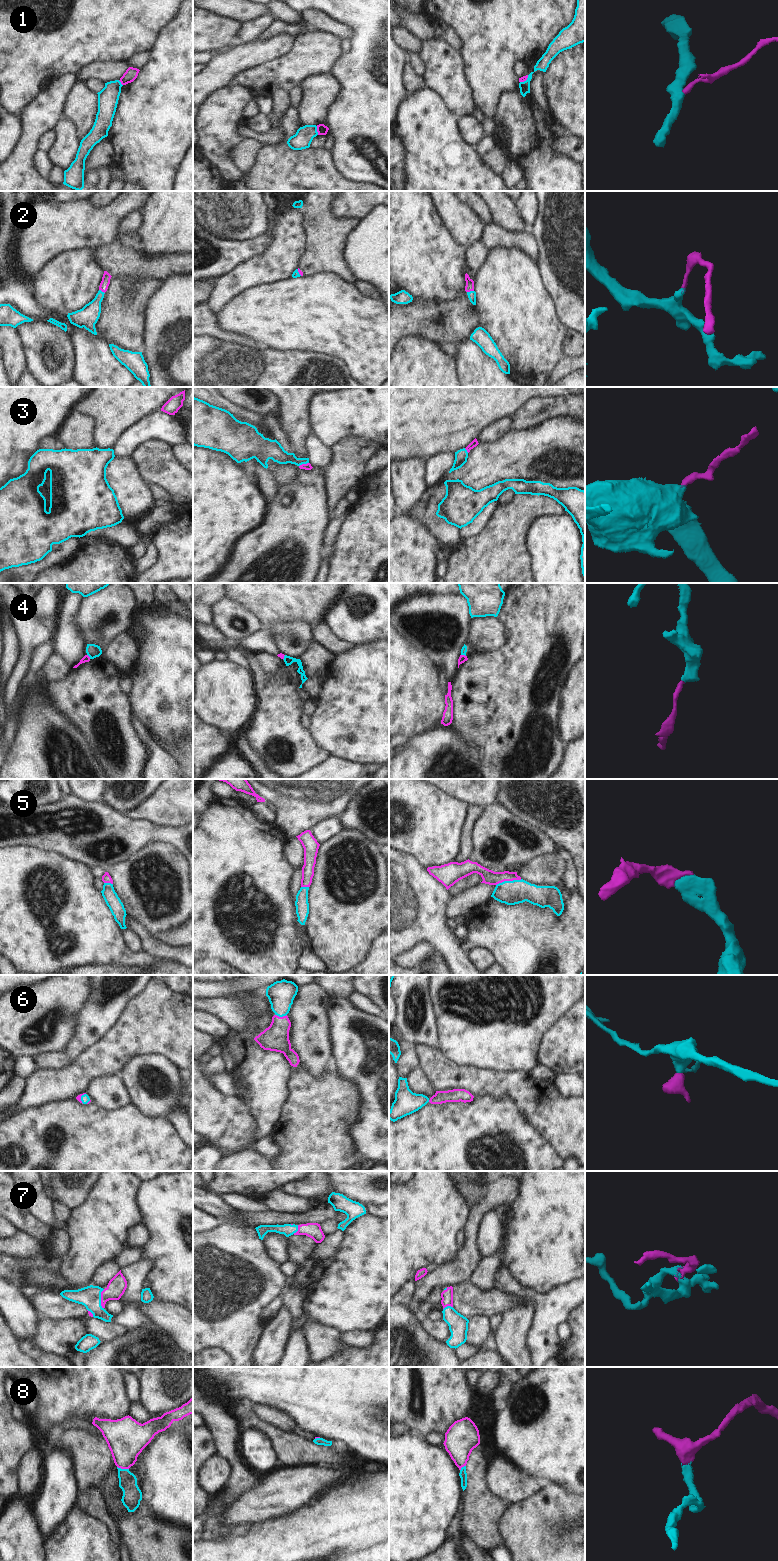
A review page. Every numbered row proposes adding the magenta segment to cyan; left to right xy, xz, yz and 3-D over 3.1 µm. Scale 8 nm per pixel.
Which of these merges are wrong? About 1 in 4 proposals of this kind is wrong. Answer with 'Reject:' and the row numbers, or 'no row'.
Reject: 1

